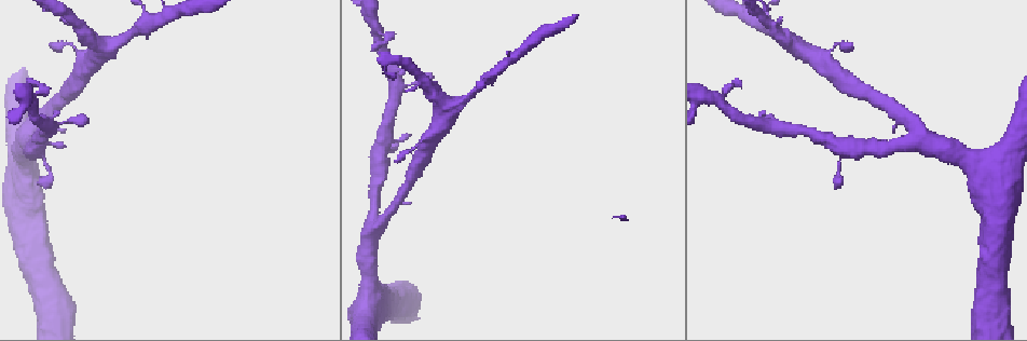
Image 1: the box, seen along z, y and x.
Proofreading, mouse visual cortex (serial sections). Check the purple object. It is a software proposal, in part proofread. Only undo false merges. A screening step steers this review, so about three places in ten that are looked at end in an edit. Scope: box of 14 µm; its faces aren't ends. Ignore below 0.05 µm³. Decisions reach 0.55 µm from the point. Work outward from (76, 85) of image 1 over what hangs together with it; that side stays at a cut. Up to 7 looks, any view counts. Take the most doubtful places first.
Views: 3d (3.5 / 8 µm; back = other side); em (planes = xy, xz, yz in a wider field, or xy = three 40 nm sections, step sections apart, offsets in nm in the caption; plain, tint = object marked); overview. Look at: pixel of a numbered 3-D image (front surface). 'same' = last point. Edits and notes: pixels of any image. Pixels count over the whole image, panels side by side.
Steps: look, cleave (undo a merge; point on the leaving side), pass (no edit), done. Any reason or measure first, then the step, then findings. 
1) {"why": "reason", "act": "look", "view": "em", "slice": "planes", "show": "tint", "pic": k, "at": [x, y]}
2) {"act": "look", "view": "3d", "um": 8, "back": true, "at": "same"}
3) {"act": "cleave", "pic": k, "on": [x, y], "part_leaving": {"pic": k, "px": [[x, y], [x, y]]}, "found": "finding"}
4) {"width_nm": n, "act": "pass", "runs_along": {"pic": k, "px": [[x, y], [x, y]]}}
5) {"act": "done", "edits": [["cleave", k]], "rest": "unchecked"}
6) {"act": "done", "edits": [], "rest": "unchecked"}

{"act": "look", "view": "3d", "um": 8, "pic": 1, "at": [457, 106]}

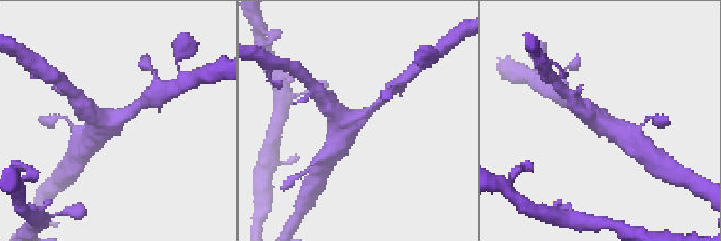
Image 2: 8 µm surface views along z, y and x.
{"why": "closer look", "act": "look", "view": "3d", "um": 3.5, "pic": 2, "at": [115, 122]}

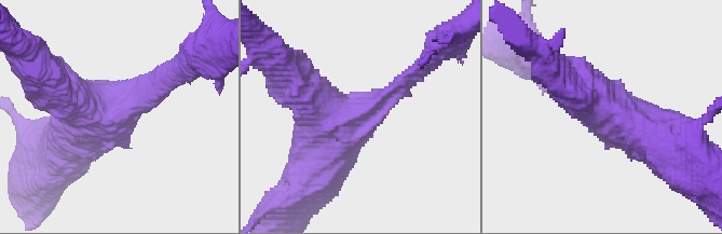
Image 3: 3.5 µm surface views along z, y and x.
{"why": "shape alone is not enough", "act": "look", "view": "em", "slice": "xy", "step": 2, "show": "tint", "pic": 3, "at": [360, 118]}

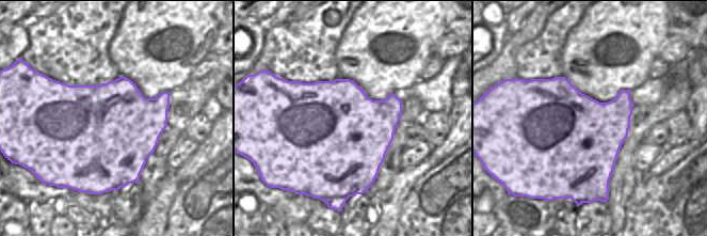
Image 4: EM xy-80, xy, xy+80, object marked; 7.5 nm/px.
{"act": "pass", "runs_along": {"pic": 3, "px": [[307, 180], [334, 134], [396, 90]]}, "found": "one cell here"}

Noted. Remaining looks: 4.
{"why": "thin neck", "act": "look", "view": "3d", "um": 3.5, "pic": 1, "at": [838, 173]}

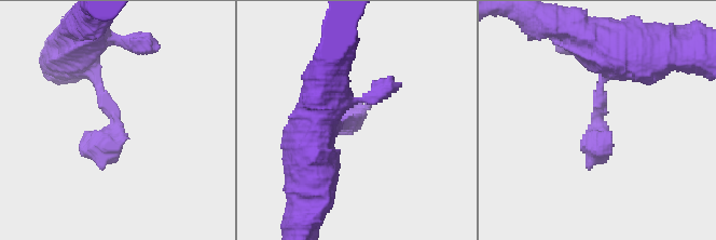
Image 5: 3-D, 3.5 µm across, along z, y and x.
{"act": "look", "view": "em", "slice": "xy", "step": 1, "show": "tint", "pic": 5, "at": [115, 120]}

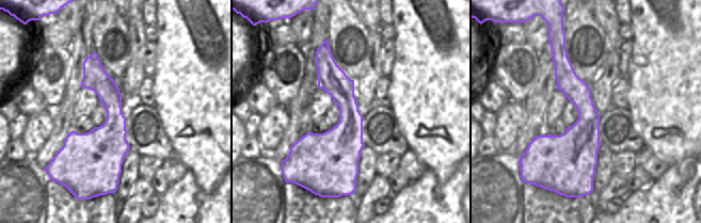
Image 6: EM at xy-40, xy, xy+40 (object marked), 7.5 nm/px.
{"act": "pass", "runs_along": {"pic": 6, "px": [[324, 47], [346, 100], [343, 182]]}, "found": "all the same cell"}

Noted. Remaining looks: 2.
{"why": "sharp bend", "act": "look", "view": "3d", "um": 3.5, "pic": 1, "at": [41, 85]}

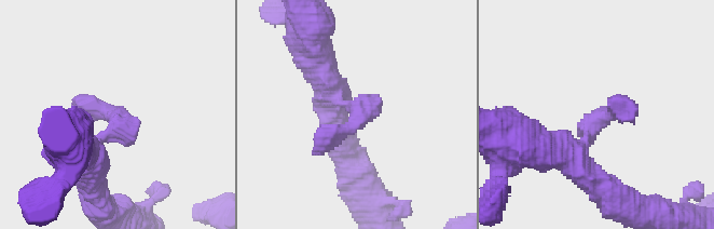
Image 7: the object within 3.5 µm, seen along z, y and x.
{"act": "look", "view": "em", "slice": "planes", "show": "tint", "pic": 7, "at": [357, 117]}

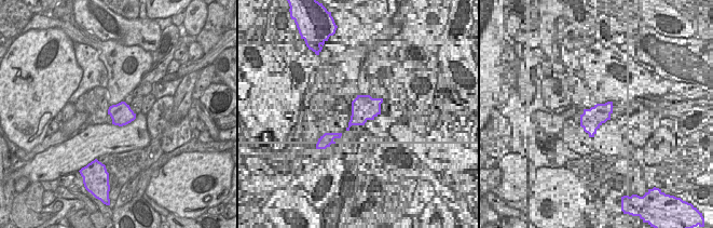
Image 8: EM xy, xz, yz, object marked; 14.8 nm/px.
{"act": "pass", "runs_along": {"pic": 7, "px": [[584, 173], [589, 130], [636, 106]]}, "found": "all the same cell"}

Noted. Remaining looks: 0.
{"act": "done", "edits": [], "rest": "unchecked"}

